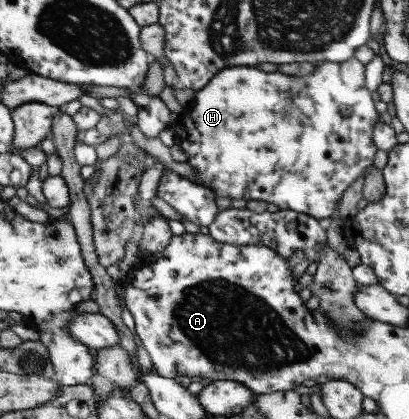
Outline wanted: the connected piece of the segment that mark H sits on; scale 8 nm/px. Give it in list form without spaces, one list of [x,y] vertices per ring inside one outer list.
[[[351,57],[347,59],[347,61],[342,63],[332,63],[332,62],[323,62],[318,63],[317,70],[313,72],[313,74],[305,77],[297,77],[286,75],[285,73],[265,73],[265,71],[261,71],[258,67],[255,66],[247,66],[247,67],[227,67],[227,69],[221,71],[221,73],[217,73],[217,77],[213,79],[211,83],[207,87],[203,87],[195,94],[195,99],[191,104],[191,108],[188,110],[188,115],[185,116],[183,119],[180,119],[179,122],[173,126],[173,133],[175,135],[176,141],[180,149],[185,153],[186,162],[189,163],[196,171],[197,171],[197,178],[198,181],[195,183],[201,184],[202,186],[207,186],[211,188],[217,195],[227,197],[227,198],[237,198],[237,199],[244,199],[244,200],[263,200],[267,203],[273,203],[279,207],[281,210],[293,210],[298,211],[299,213],[306,213],[316,217],[320,222],[324,223],[325,219],[329,216],[333,215],[334,211],[337,209],[337,203],[343,193],[345,188],[350,183],[353,183],[355,179],[357,179],[358,175],[361,173],[361,169],[365,169],[365,167],[370,167],[372,165],[373,154],[375,150],[377,150],[376,145],[372,139],[373,129],[376,125],[377,113],[375,113],[375,109],[373,109],[373,101],[371,101],[371,93],[367,91],[365,85],[363,85],[363,65],[361,65],[360,61],[357,60],[355,57]]]

